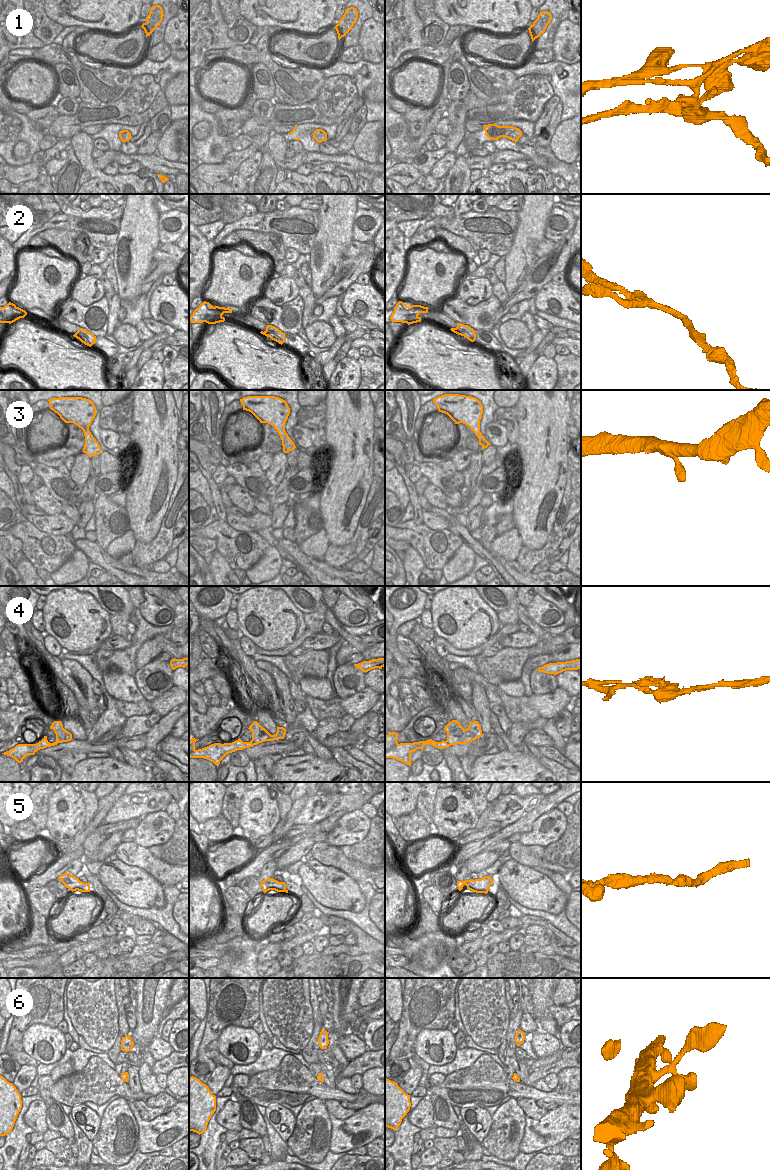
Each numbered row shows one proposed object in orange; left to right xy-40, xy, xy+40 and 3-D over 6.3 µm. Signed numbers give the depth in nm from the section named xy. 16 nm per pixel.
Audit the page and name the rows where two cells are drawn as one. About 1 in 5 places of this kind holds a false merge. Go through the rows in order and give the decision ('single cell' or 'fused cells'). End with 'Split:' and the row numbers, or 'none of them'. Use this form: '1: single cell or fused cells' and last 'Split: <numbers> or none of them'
1: fused cells
2: fused cells
3: single cell
4: single cell
5: single cell
6: single cell
Split: 1, 2

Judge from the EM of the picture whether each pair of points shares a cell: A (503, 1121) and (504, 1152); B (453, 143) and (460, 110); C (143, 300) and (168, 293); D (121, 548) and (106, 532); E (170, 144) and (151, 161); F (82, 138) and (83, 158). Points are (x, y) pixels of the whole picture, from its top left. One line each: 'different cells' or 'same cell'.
A: same cell
B: same cell
C: different cells
D: different cells
E: different cells
F: same cell

